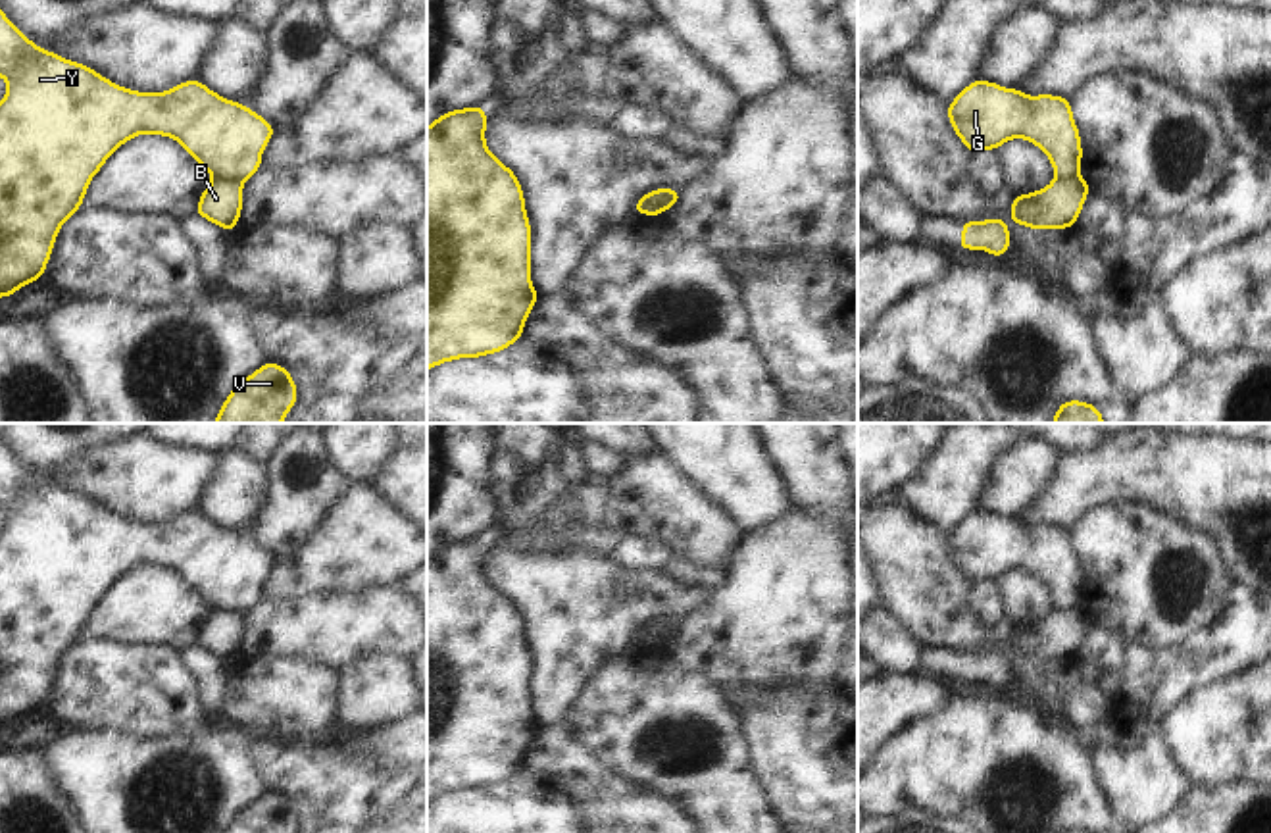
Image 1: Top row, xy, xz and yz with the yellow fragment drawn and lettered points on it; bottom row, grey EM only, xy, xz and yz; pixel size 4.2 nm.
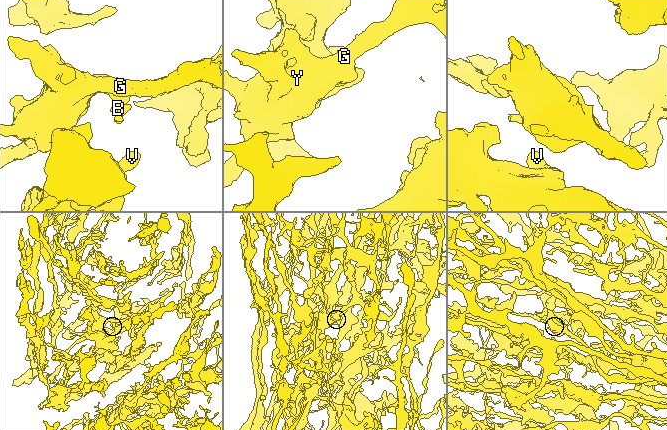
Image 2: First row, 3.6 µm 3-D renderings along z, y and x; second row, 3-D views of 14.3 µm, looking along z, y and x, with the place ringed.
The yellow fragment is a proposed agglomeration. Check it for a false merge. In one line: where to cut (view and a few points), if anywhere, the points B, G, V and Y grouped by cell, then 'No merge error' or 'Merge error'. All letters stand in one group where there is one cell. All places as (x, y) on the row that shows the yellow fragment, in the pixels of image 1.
Split along xy (212, 177), (239, 179), (243, 183). Groups: B / G V Y. Merge error.

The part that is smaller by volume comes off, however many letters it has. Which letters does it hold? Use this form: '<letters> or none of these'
B

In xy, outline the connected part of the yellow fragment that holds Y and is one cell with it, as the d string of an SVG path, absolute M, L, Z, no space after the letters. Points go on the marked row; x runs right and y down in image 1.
M0 10L0 77L6 77L6 96L0 100L0 298L13 296L23 285L33 281L42 281L42 273L50 262L54 242L58 239L60 227L83 206L88 183L104 167L106 160L127 140L138 135L162 135L175 139L188 154L194 158L210 175L225 177L229 181L248 181L258 169L262 169L262 154L275 135L273 125L258 115L254 110L246 108L237 100L227 100L221 94L208 88L204 83L190 79L175 85L163 92L140 92L125 88L106 79L92 67L62 58L56 52L37 46L29 37L25 37Z

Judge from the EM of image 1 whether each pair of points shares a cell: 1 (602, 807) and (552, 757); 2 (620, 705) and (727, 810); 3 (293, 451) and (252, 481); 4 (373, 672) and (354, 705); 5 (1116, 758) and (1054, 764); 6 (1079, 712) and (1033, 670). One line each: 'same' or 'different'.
1: same
2: same
3: different
4: same
5: different
6: same

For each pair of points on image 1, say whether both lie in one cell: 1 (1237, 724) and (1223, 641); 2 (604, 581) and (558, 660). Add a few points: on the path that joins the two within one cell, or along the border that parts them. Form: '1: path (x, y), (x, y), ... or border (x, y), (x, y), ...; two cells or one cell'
1: border (1250, 668), (1198, 687), (1187, 697); two cells
2: path (585, 601), (579, 606), (568, 641); one cell

